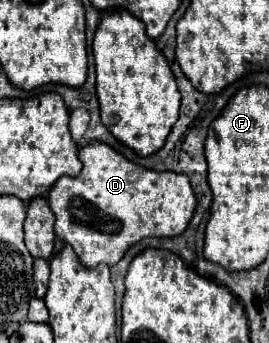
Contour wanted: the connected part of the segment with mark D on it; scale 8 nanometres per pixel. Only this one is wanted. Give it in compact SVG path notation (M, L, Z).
M91 142L83 148L79 148L79 160L83 164L81 174L71 178L63 176L59 178L51 192L49 192L49 204L51 210L57 218L55 222L55 234L73 246L75 254L87 268L95 268L97 264L107 264L113 266L117 264L125 250L131 244L137 244L141 238L147 236L179 236L197 206L195 194L191 190L189 178L185 174L175 174L175 172L155 172L149 168L141 168L135 162L127 160L125 156L119 156L113 148L107 148L107 144Z

